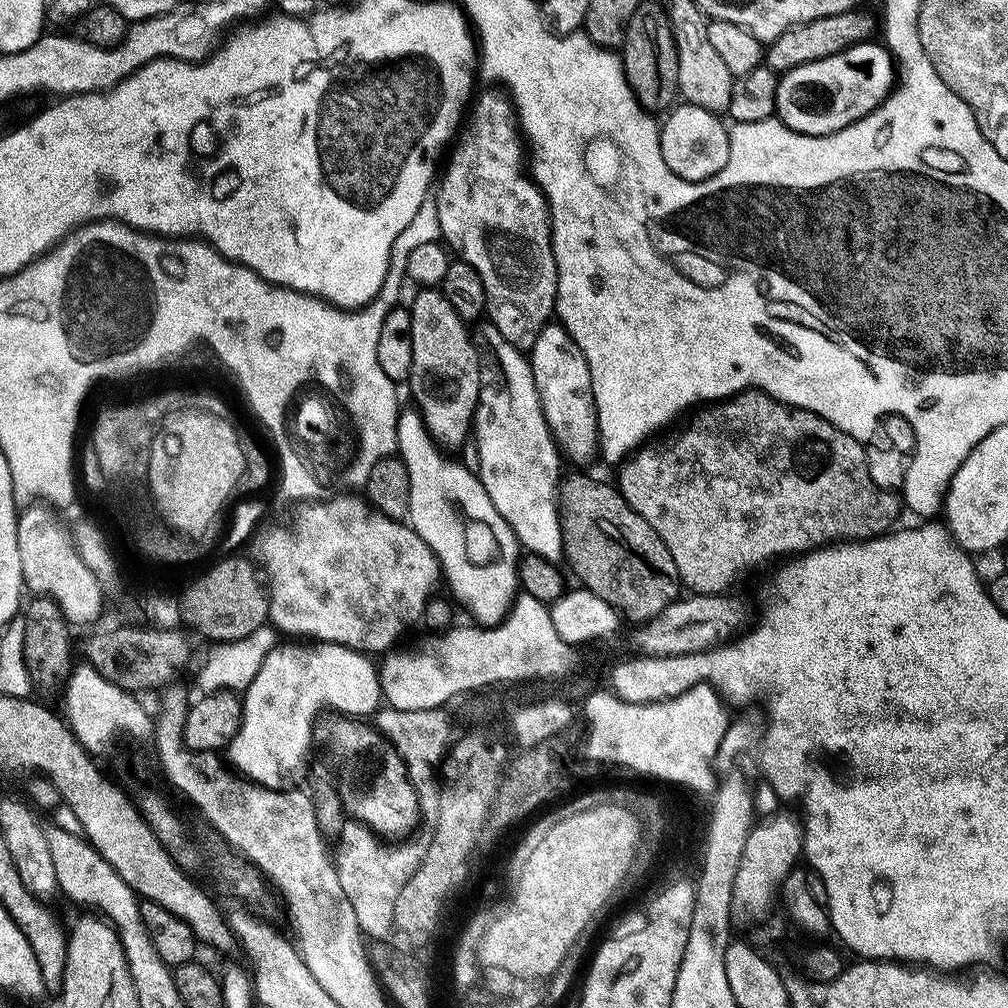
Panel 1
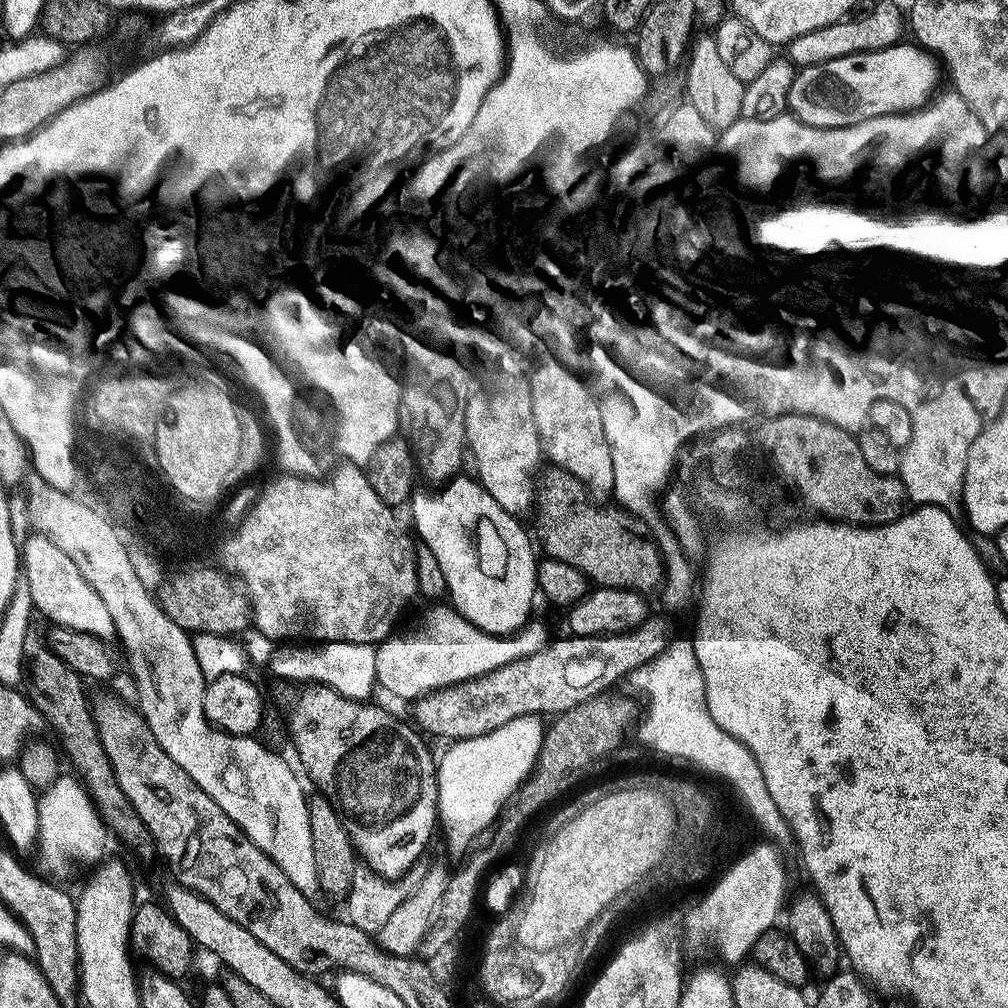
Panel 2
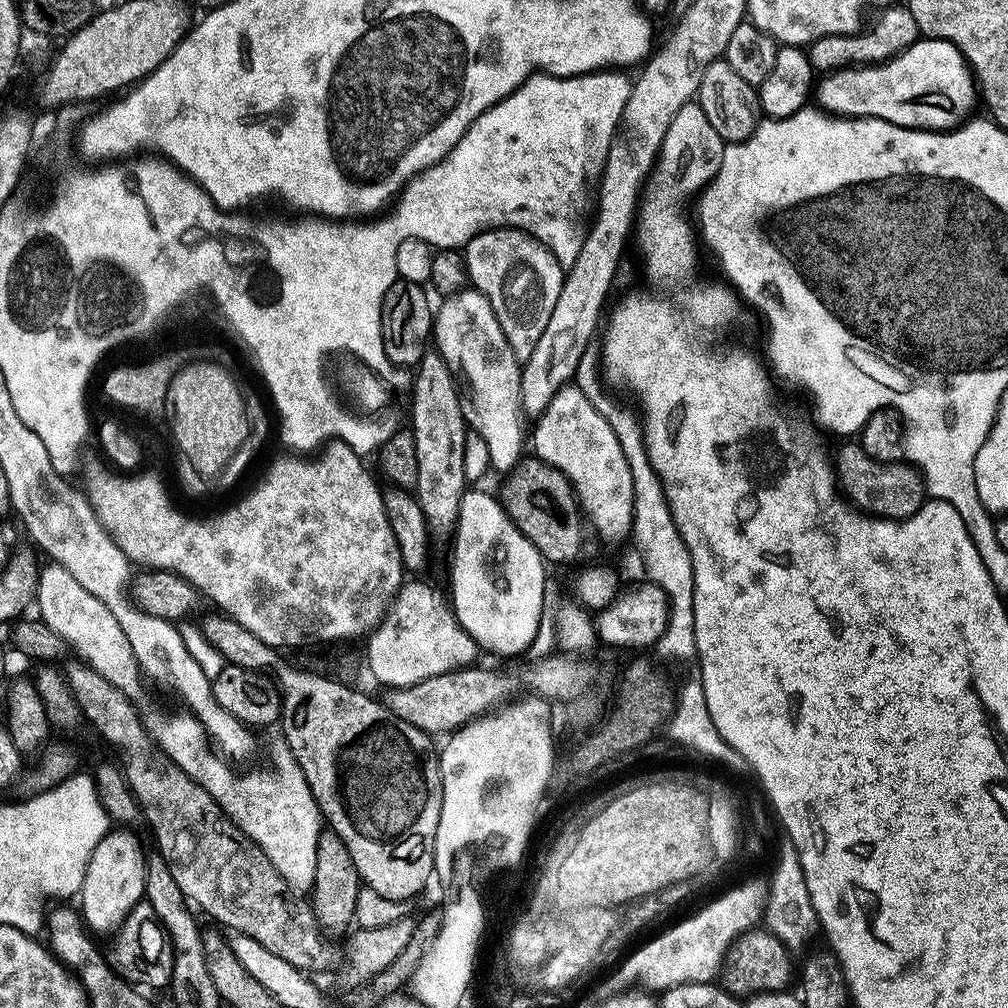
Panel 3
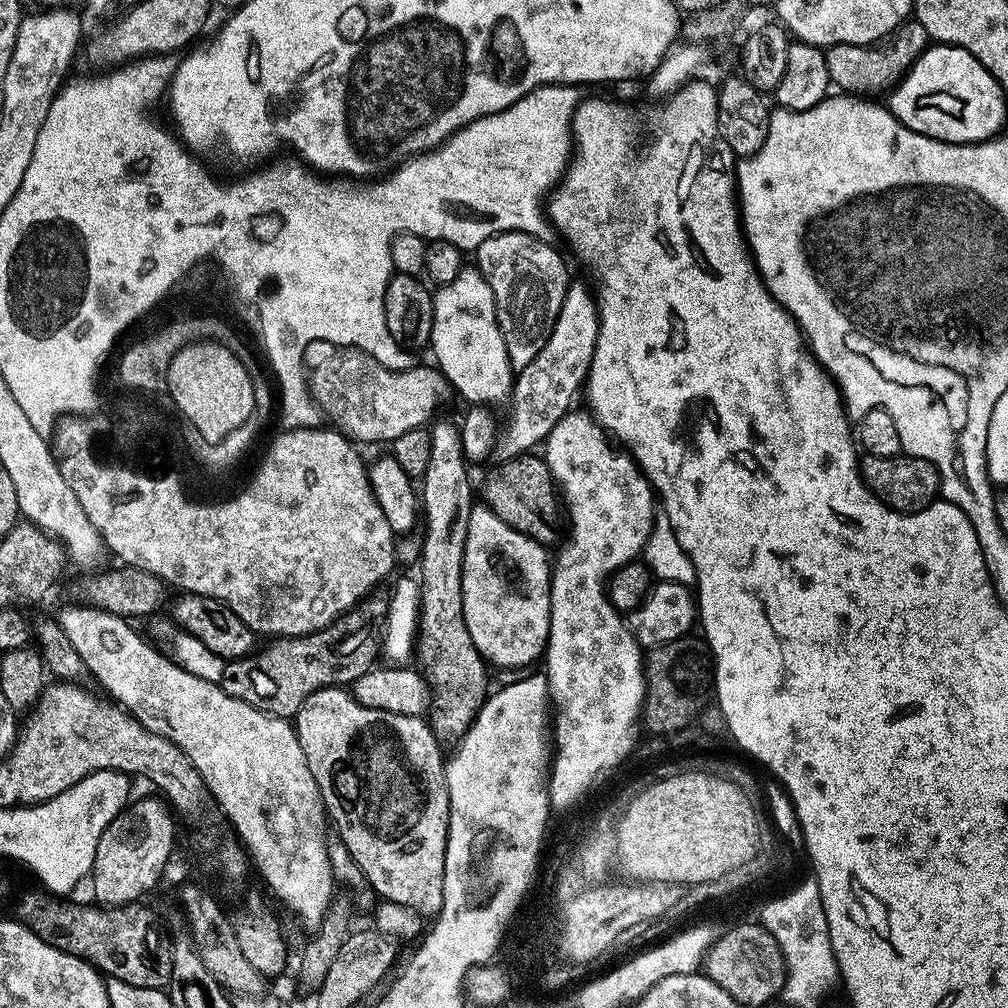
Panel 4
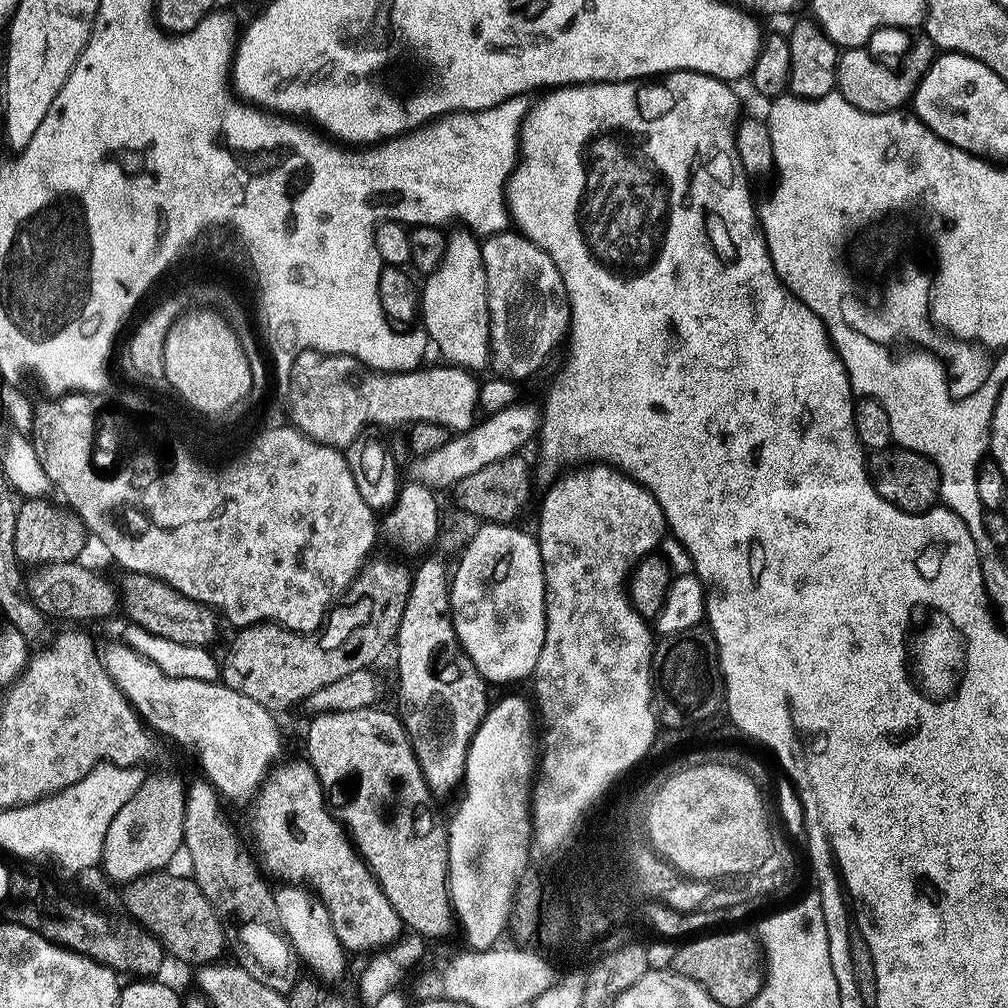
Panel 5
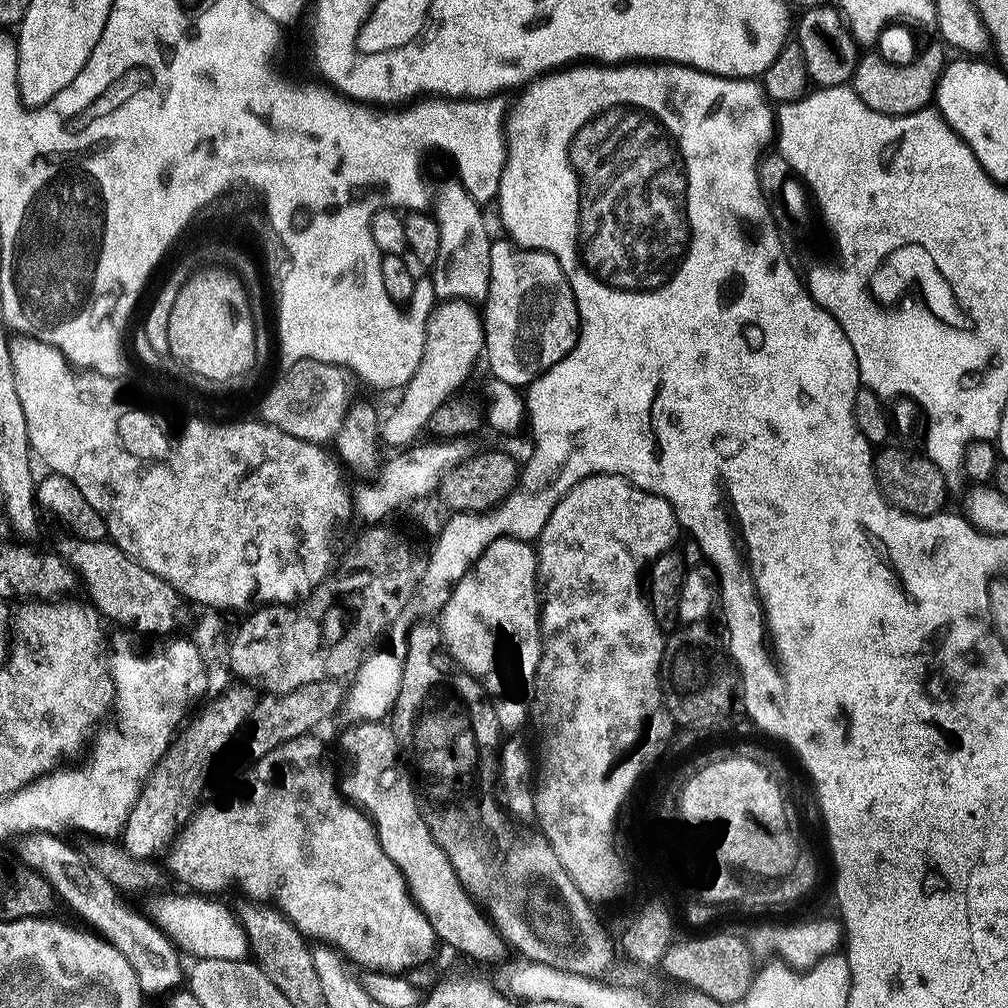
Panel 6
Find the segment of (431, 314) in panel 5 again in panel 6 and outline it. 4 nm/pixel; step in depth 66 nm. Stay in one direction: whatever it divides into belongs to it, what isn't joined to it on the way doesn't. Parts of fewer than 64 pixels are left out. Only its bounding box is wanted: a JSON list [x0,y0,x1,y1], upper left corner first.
[431,182,494,302]

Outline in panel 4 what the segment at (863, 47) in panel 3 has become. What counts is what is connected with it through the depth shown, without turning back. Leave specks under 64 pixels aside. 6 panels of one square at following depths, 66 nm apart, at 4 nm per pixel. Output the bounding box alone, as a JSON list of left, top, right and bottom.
[827,22,930,98]

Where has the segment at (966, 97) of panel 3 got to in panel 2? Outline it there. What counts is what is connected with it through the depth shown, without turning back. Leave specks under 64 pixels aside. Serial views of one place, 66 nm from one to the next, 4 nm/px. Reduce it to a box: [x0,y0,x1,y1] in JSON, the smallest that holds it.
[788,42,942,130]

